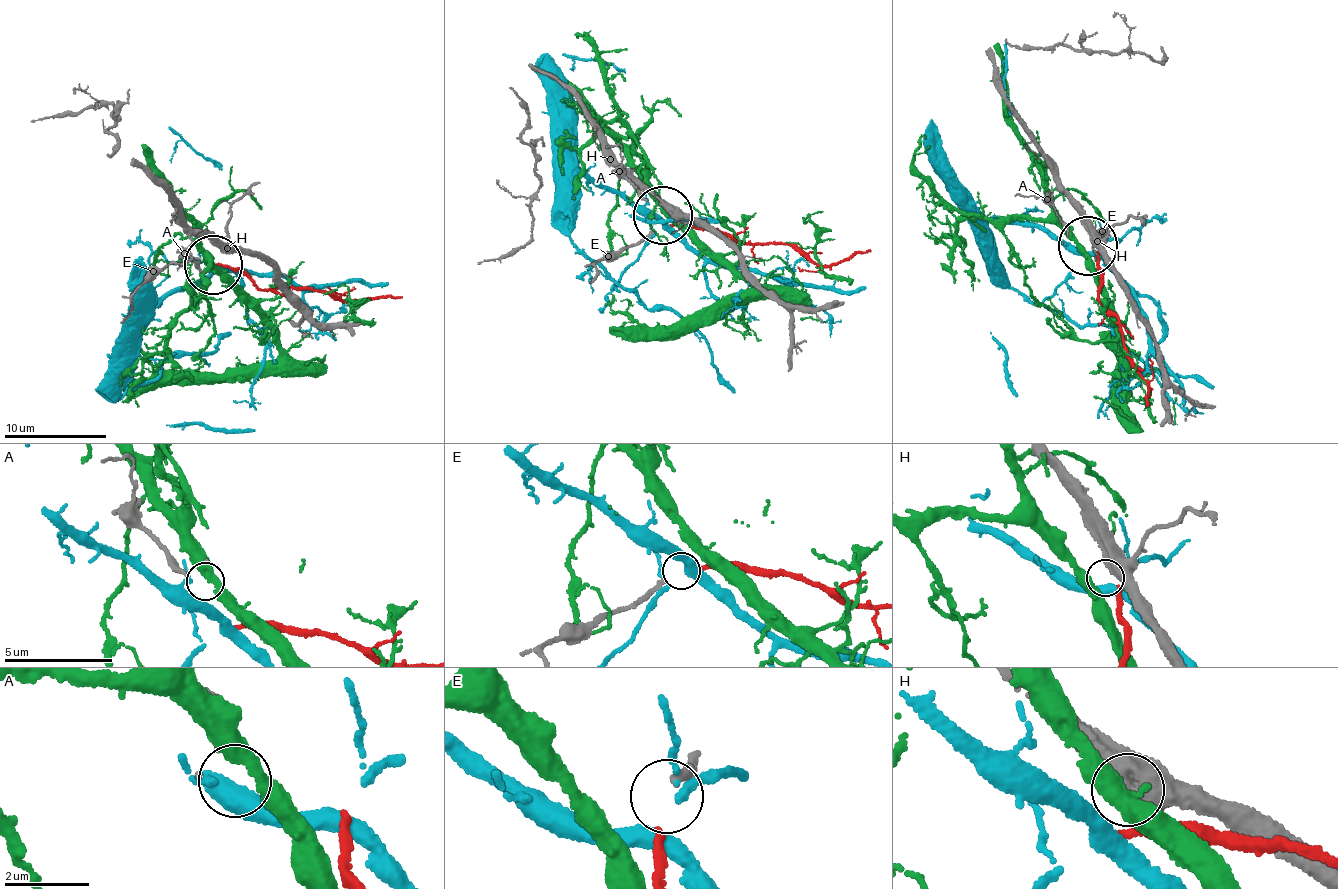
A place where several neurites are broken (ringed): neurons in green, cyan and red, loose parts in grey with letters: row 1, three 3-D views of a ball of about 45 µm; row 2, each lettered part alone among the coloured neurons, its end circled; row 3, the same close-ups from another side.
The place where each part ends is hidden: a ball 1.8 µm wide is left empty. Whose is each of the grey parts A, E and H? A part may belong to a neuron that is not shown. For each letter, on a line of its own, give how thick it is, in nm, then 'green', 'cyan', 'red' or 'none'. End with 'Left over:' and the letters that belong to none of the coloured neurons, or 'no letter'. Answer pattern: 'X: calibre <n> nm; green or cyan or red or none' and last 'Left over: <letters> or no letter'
A: calibre 240 nm; none
E: calibre 190 nm; red
H: calibre 440 nm; none
Left over: A, H

